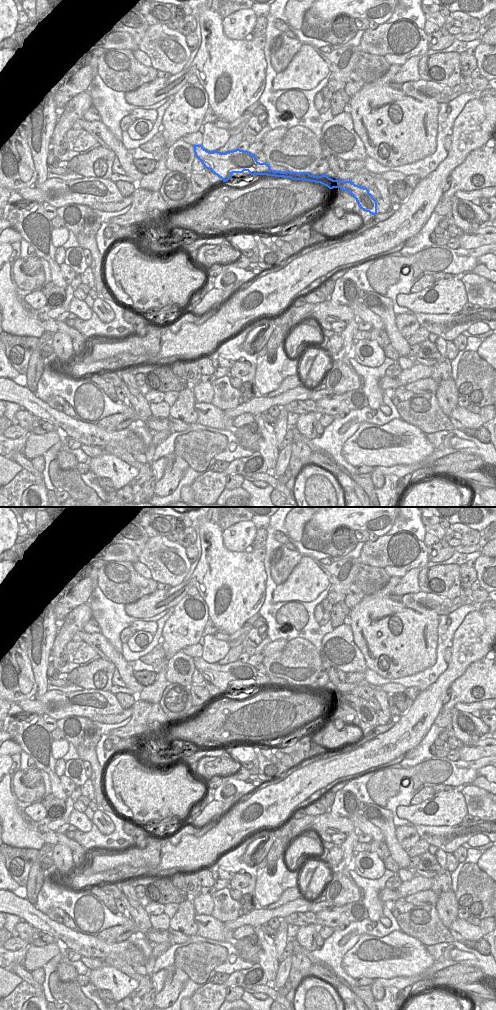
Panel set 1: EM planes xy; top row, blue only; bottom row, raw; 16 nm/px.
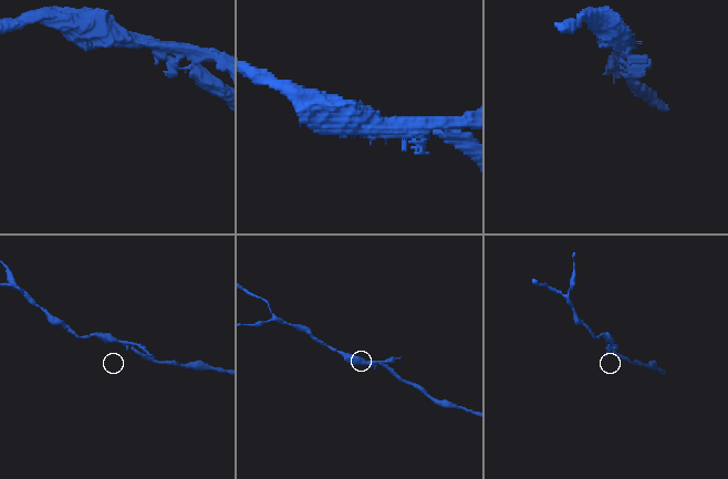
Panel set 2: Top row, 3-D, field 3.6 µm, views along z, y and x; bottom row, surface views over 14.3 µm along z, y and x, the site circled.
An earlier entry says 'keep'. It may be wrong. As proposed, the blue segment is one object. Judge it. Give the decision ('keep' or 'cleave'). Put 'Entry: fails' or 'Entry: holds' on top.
Entry: fails
cleave

